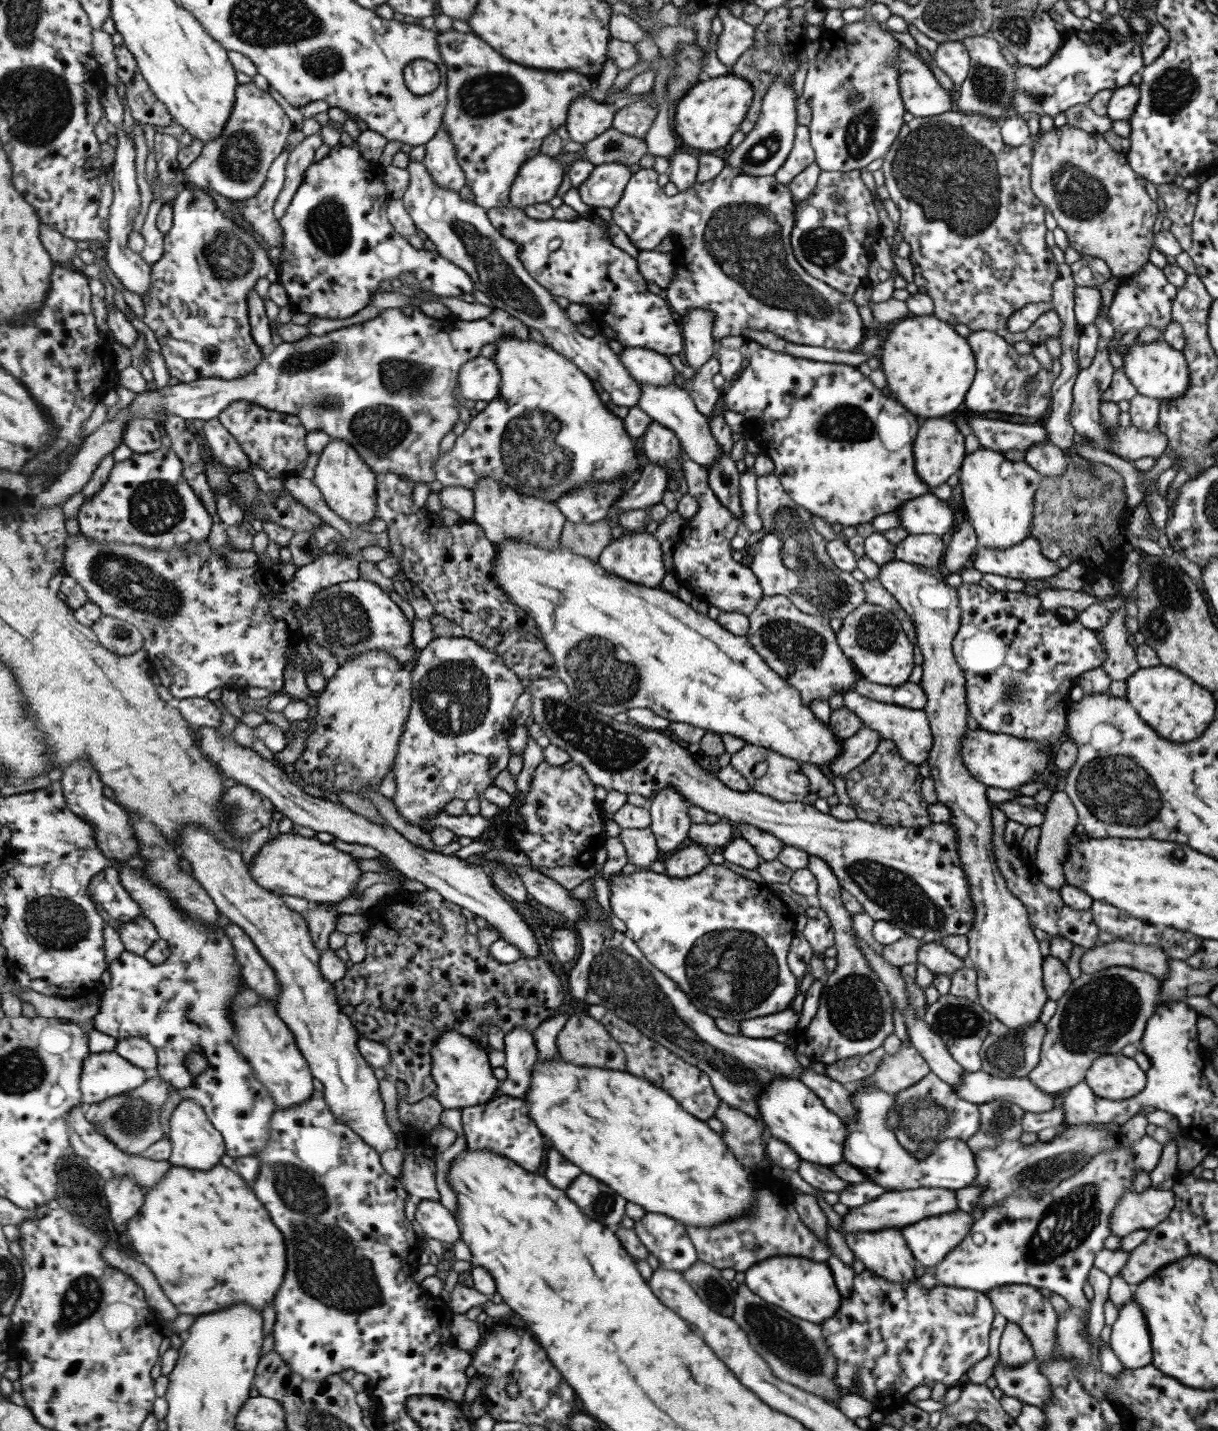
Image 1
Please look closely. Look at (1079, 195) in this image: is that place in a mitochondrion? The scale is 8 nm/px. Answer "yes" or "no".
yes

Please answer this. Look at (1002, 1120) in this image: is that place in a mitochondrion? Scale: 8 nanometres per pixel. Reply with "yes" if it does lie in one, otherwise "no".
yes

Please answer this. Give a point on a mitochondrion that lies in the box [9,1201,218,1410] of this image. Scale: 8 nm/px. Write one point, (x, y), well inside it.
(85, 1296)

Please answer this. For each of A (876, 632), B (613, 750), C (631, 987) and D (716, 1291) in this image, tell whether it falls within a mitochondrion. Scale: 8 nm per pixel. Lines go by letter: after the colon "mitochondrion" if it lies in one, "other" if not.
A: mitochondrion
B: mitochondrion
C: mitochondrion
D: mitochondrion

